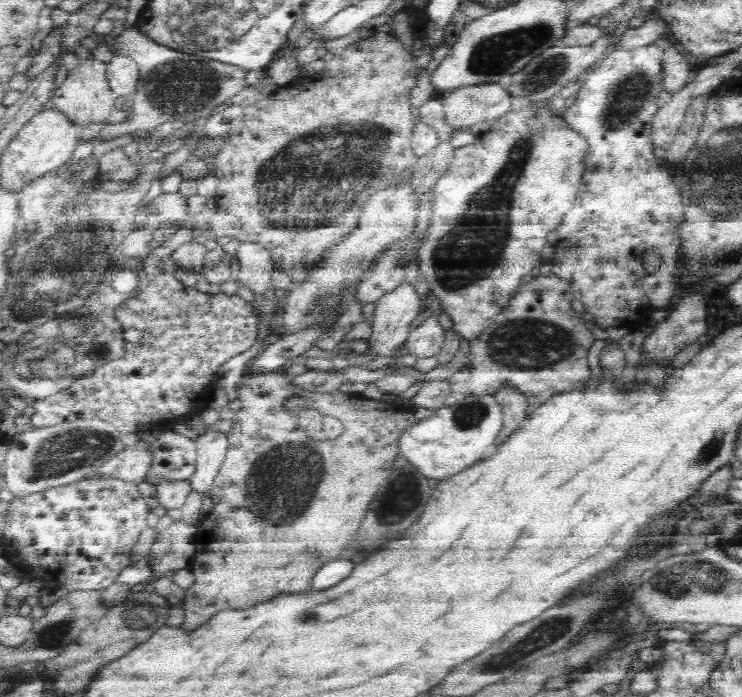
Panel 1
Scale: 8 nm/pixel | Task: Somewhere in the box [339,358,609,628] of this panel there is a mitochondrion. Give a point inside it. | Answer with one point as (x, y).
(402, 497)

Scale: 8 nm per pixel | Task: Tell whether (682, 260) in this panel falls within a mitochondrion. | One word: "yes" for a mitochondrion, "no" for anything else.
no

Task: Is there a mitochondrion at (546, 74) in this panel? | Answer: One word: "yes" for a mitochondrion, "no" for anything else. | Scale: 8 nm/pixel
yes

